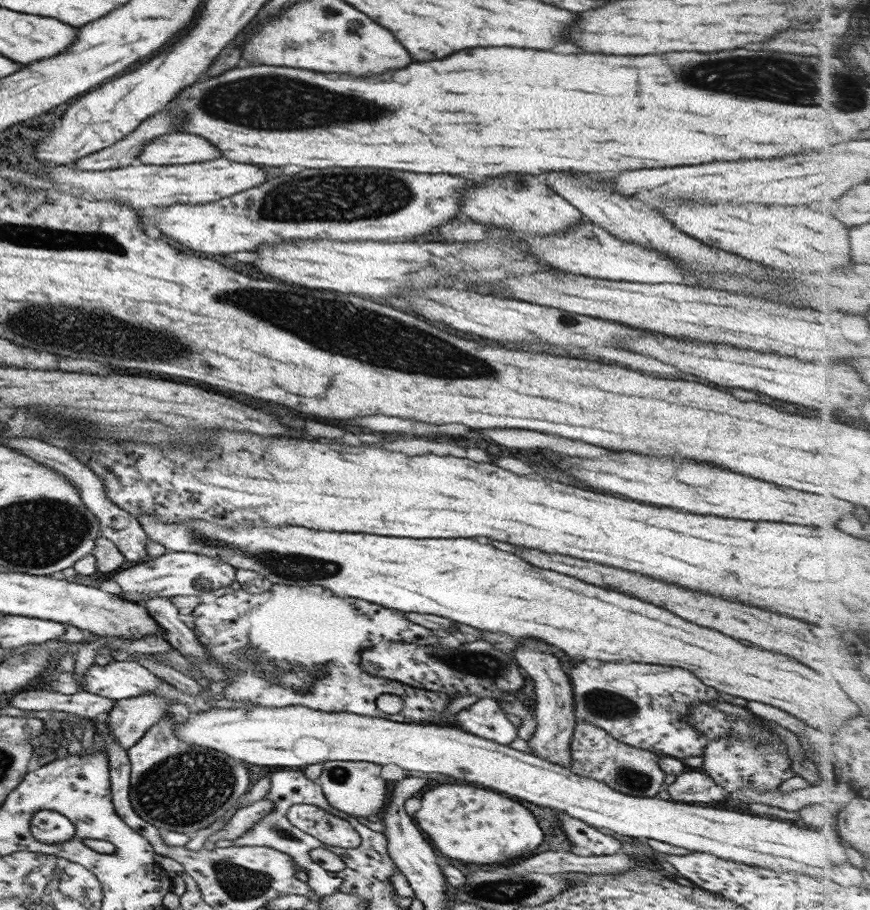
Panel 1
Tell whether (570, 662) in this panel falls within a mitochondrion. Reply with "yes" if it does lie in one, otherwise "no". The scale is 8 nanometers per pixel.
no

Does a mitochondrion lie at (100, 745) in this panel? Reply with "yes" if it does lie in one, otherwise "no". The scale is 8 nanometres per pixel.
no

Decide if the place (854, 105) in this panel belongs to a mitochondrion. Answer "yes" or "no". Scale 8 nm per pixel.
yes

